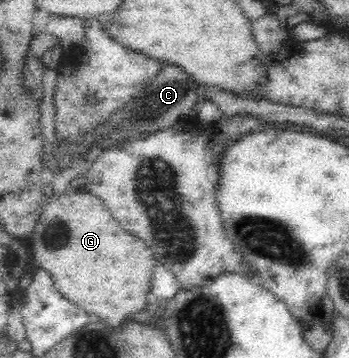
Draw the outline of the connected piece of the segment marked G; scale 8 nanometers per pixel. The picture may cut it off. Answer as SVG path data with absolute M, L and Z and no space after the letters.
M70 188L65 194L53 197L47 191L42 203L42 220L34 227L31 248L33 263L51 274L56 290L89 315L97 315L105 325L121 327L129 319L127 315L139 313L147 307L147 294L156 265L153 252L141 239L129 235L125 229L121 231L103 200L93 194Z

